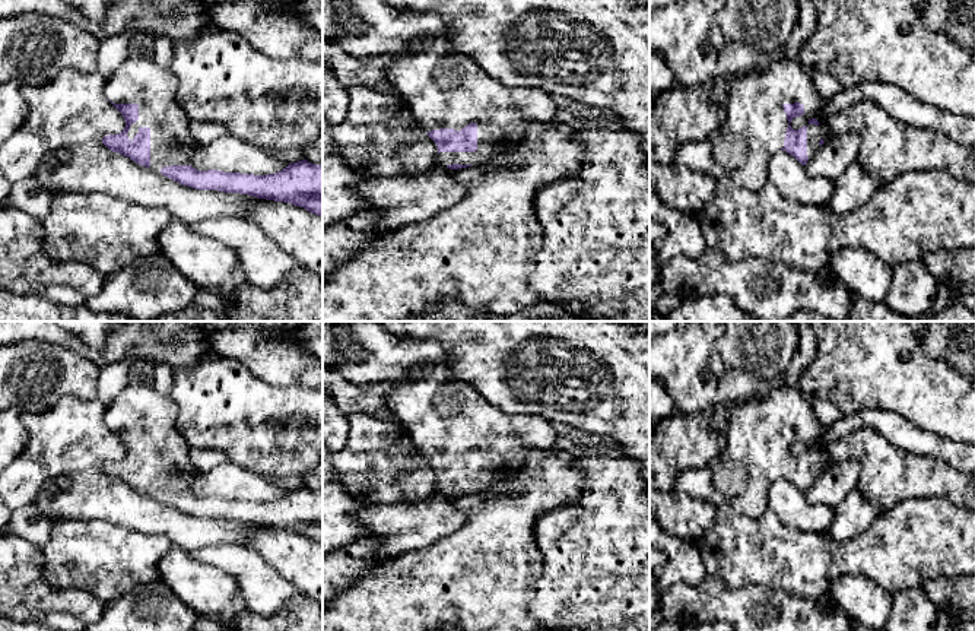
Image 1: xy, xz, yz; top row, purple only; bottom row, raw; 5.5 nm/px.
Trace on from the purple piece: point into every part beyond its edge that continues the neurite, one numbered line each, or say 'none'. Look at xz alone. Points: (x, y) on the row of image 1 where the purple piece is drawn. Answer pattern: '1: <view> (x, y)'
1: xz (444, 89)

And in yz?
1: yz (740, 148)

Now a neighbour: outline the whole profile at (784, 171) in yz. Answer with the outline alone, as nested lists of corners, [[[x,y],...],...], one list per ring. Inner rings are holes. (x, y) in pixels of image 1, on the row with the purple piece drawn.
[[[778,150],[771,156],[766,180],[785,199],[801,204],[828,204],[835,190],[835,181],[809,175],[804,165],[785,150]]]

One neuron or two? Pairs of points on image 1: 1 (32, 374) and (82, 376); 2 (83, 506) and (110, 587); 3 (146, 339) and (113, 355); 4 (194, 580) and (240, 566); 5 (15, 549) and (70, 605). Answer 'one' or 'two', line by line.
1: one
2: two
3: one
4: two
5: one

